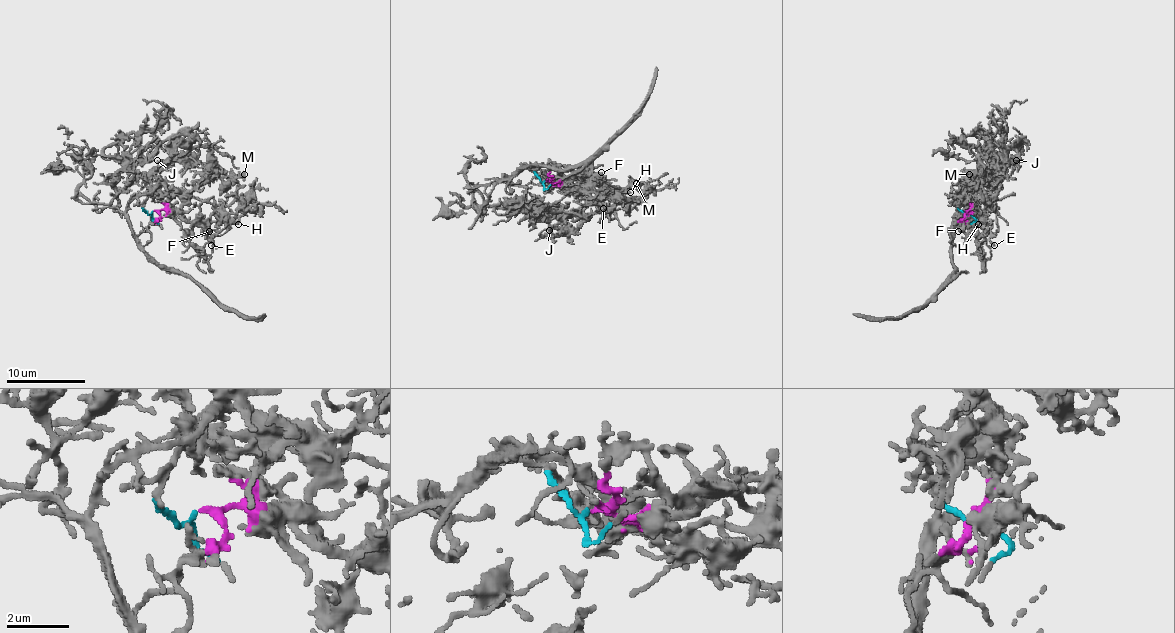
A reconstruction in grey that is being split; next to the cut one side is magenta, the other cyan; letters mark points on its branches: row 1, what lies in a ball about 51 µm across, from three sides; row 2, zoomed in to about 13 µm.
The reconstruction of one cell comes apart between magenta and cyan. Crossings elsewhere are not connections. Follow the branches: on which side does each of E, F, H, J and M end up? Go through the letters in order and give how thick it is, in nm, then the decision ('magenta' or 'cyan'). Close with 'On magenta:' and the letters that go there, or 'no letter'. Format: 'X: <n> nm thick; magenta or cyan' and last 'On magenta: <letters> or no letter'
E: 110 nm thick; magenta
F: 240 nm thick; magenta
H: 280 nm thick; magenta
J: 150 nm thick; cyan
M: 130 nm thick; cyan
On magenta: E, F, H

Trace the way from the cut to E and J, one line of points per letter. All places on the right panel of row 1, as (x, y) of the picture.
E: (968, 211), (970, 219), (990, 233), (993, 245)
J: (968, 211), (964, 213), (958, 207), (972, 180), (986, 176), (1001, 158), (1013, 166), (1015, 160)

